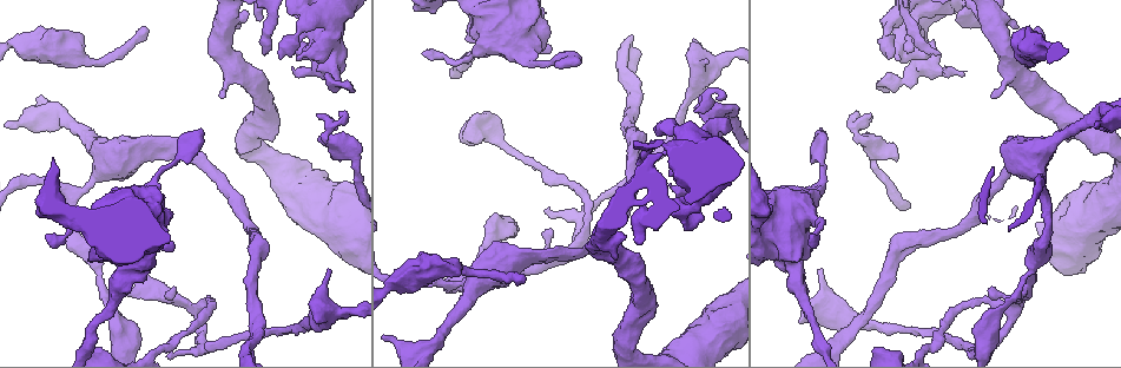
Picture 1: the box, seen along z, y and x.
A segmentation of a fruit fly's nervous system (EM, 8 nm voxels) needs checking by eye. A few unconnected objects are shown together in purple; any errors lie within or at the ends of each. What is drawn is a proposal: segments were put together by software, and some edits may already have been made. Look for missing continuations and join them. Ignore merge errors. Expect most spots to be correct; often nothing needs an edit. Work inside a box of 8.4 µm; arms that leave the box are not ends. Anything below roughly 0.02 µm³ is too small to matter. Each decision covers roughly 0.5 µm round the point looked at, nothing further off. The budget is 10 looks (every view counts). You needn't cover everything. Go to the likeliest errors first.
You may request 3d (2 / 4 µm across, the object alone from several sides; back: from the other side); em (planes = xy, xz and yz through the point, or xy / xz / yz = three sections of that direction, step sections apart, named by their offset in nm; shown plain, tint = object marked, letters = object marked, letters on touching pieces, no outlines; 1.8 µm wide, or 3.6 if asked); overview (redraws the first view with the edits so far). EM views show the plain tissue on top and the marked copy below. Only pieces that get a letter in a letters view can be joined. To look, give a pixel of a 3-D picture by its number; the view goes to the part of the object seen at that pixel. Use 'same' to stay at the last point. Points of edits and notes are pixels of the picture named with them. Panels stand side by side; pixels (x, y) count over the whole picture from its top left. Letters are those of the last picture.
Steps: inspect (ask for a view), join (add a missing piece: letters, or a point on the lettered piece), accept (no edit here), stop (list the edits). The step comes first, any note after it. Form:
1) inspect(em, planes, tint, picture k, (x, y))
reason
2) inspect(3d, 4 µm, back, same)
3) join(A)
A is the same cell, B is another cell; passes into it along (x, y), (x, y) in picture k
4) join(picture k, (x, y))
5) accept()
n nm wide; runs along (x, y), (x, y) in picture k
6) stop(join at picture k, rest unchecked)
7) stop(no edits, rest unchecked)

inspect(em, planes, letters, picture 1, (1039, 28))
branch stops here

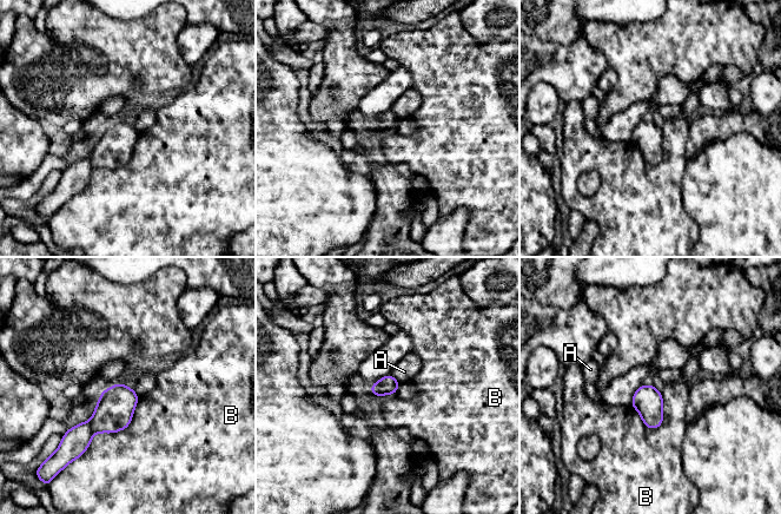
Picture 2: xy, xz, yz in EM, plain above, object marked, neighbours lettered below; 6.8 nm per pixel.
accept()
A and B are other cells; border along (139, 397), (78, 458) in picture 2; no lettered piece goes on from it

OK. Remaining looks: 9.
inspect(3d, 2 µm, picture 1, (897, 157))
free end

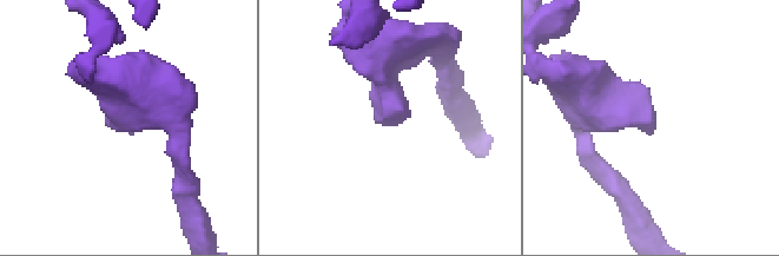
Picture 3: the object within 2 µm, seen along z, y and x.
inspect(em, planes, letters, picture 3, (132, 132))
now the EM

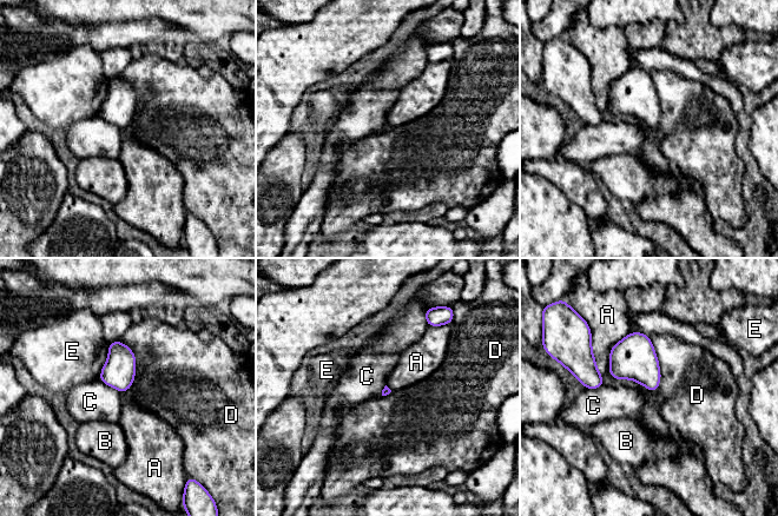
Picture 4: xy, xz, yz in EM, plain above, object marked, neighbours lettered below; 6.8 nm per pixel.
accept()
A, B, C, D and E are other cells; border along (632, 331), (610, 374), (652, 394) in picture 4; none of them fits

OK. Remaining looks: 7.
inspect(em, yz, step 4, letters, picture 1, (673, 137))
free end

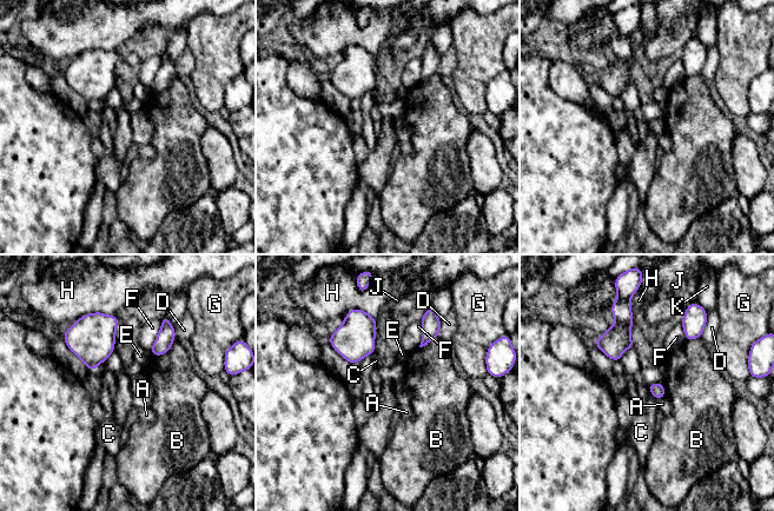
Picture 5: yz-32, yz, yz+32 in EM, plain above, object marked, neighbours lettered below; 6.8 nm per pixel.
inspect(em, planes, letters, same)
another direction

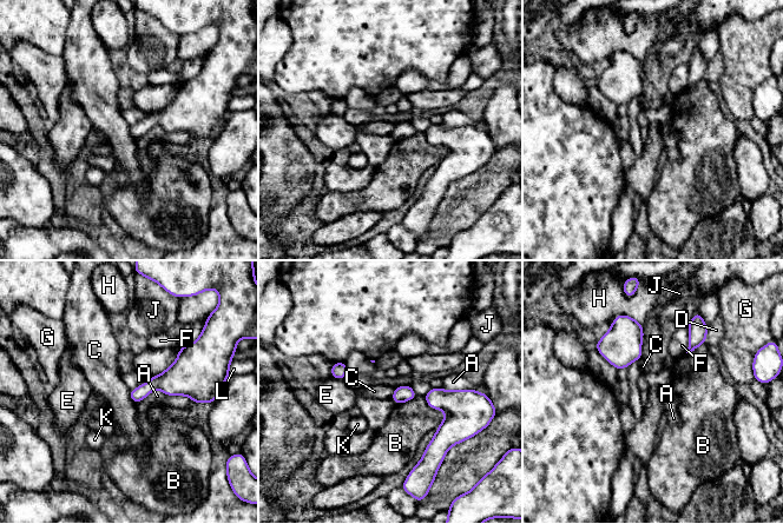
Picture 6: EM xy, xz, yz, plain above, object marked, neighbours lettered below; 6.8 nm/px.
accept()
A, B, C, D, E, F, G, H, J, K and L are other cells; border along (129, 391), (129, 396), (135, 403) in picture 6; none of them fits

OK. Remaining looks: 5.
inspect(em, yz, step 4, letters, picture 1, (200, 127))
long arm stops here

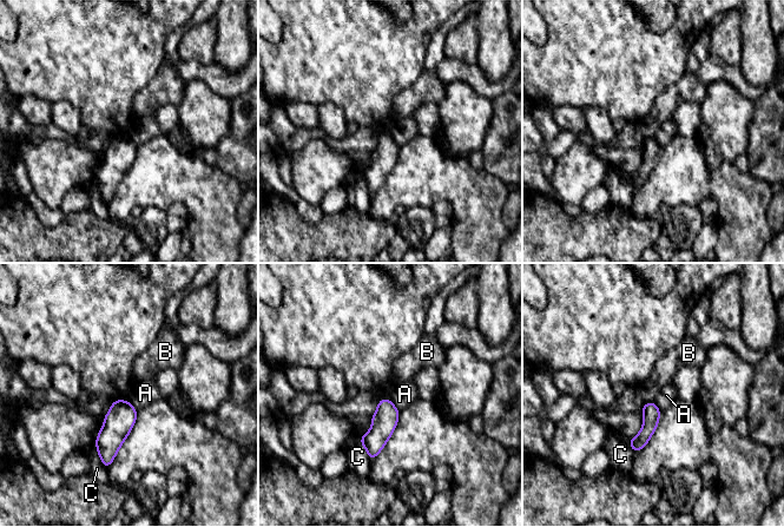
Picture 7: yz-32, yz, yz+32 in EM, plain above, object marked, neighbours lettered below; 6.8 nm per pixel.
accept()
A, B and C are other cells; border along (381, 397), (389, 399) in picture 7; no lettered piece goes on from it

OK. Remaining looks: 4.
stop(no edits, rest unchecked)

